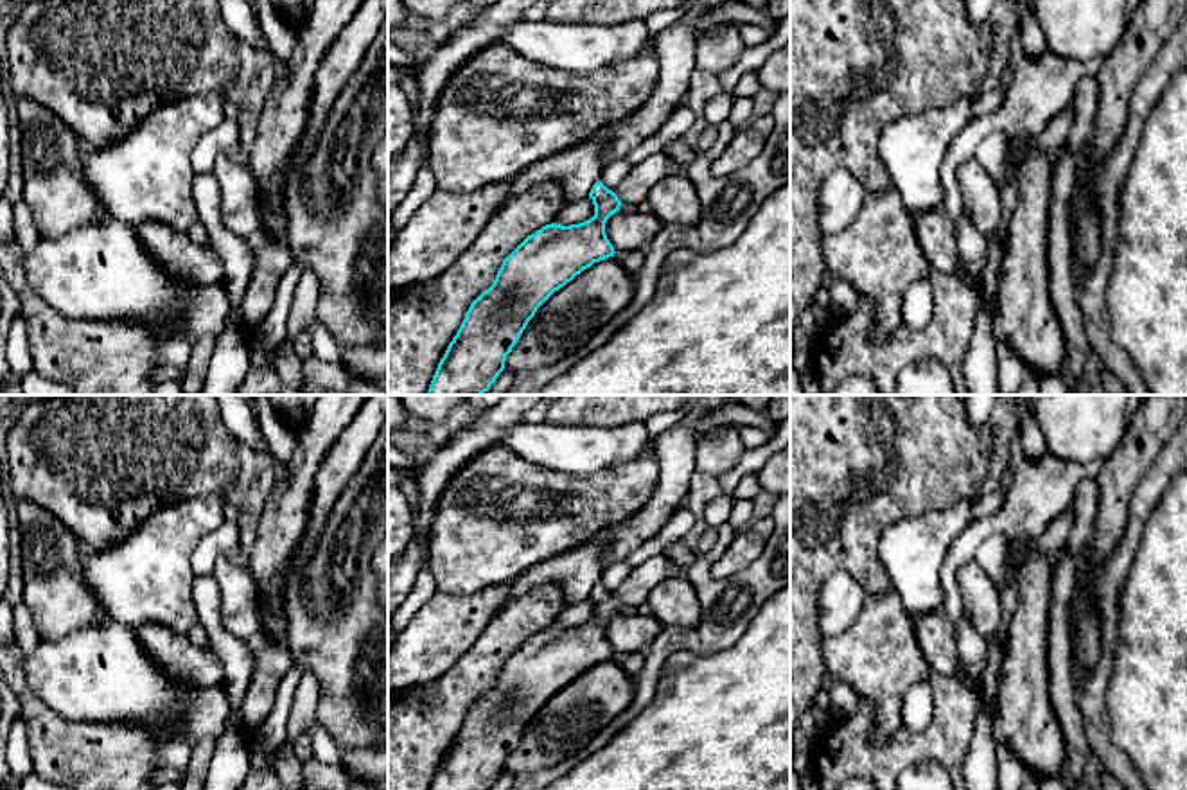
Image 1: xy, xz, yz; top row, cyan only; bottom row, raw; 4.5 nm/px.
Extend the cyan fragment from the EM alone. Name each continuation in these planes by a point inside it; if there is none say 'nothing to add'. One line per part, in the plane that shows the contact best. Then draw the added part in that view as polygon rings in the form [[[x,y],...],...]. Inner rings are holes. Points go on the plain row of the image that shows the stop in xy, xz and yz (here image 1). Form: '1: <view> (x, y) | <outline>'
1: xz (636, 588) | [[[655,555],[632,567],[614,596],[621,605],[639,607],[648,601],[650,591],[666,578],[684,575],[684,569],[664,555]]]

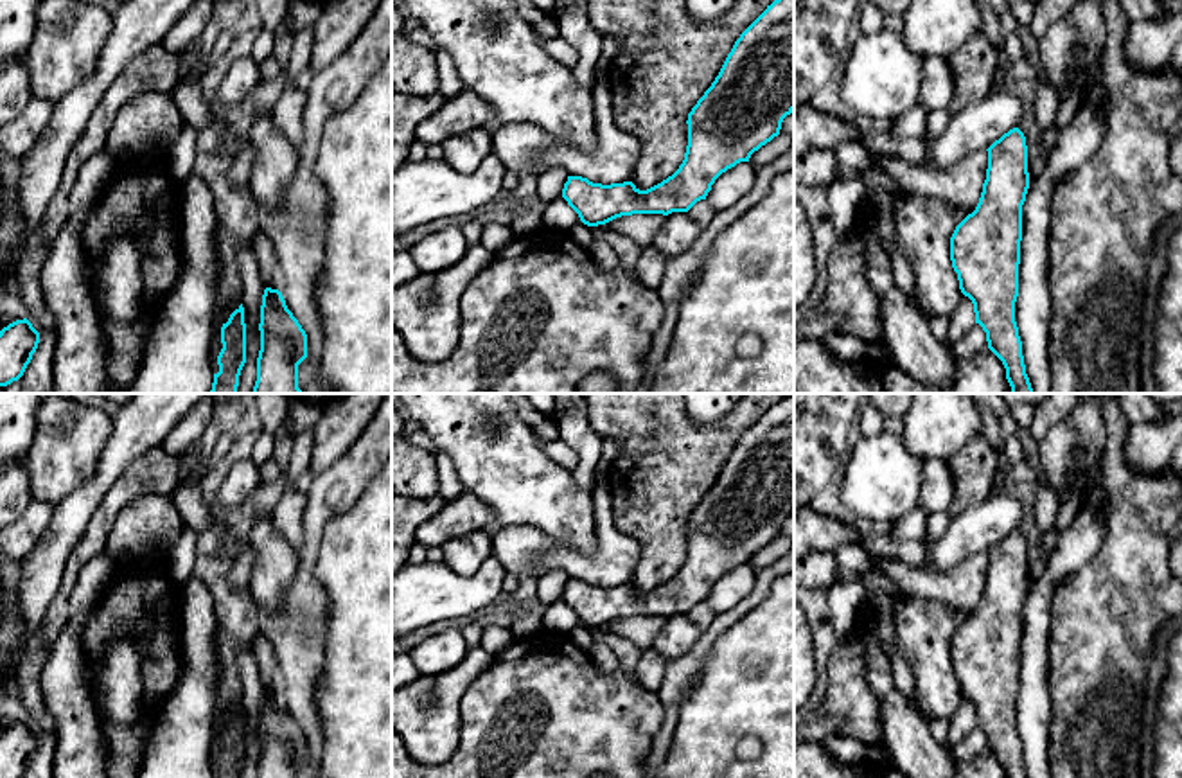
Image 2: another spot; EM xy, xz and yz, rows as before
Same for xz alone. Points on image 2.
nothing to add

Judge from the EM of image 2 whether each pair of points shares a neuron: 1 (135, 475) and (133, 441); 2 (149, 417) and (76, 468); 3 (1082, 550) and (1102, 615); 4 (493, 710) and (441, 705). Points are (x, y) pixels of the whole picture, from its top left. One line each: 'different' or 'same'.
1: different
2: different
3: different
4: different

